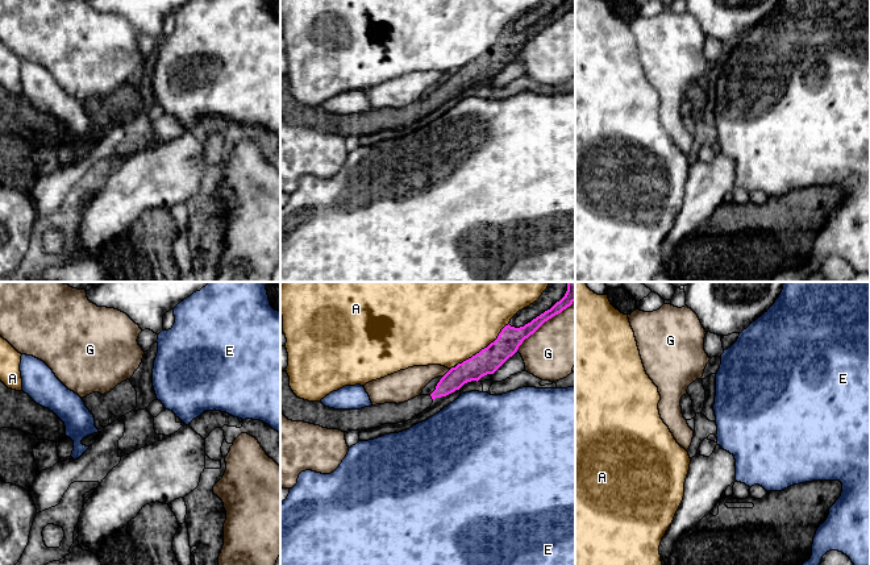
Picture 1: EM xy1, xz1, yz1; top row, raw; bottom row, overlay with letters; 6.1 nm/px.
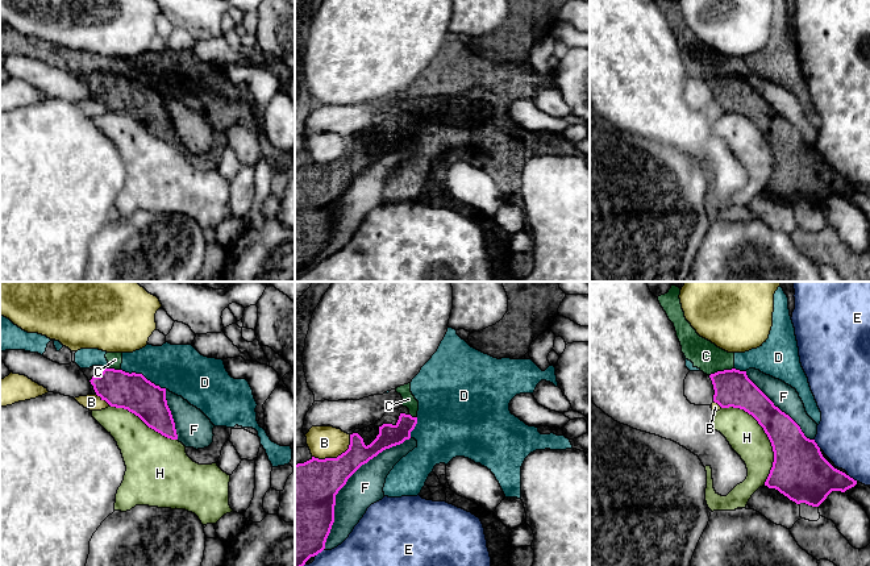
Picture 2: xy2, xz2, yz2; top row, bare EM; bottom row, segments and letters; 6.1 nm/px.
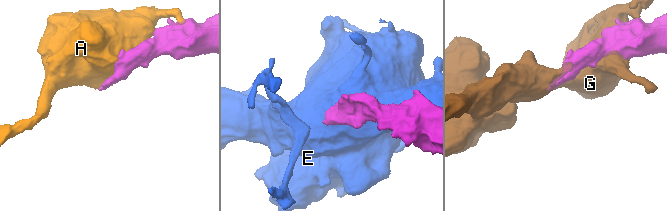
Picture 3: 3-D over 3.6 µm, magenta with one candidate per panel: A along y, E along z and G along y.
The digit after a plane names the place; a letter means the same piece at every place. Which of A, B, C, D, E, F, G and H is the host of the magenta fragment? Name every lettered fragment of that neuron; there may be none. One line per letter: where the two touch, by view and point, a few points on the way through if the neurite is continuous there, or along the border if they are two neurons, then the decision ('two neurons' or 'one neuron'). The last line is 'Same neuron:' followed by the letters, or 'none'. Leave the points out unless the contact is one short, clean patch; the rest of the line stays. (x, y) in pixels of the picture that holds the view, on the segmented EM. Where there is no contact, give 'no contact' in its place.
A: meets magenta in xz1 at (485, 348); two neurons
B: meets magenta in xz2 at (337, 457); two neurons
C: meets magenta in yz2 at (721, 371); border along yz2 (733, 367), (717, 370), (710, 375); two neurons
D: meets magenta in xy2 at (142, 375); two neurons
E: meets magenta in yz2 at (852, 478); two neurons
F: meets magenta in xz2 at (345, 483); two neurons
G: meets magenta in xz1 at (544, 322); two neurons
H: meets magenta in yz2 at (766, 433); two neurons
Same neuron: none

